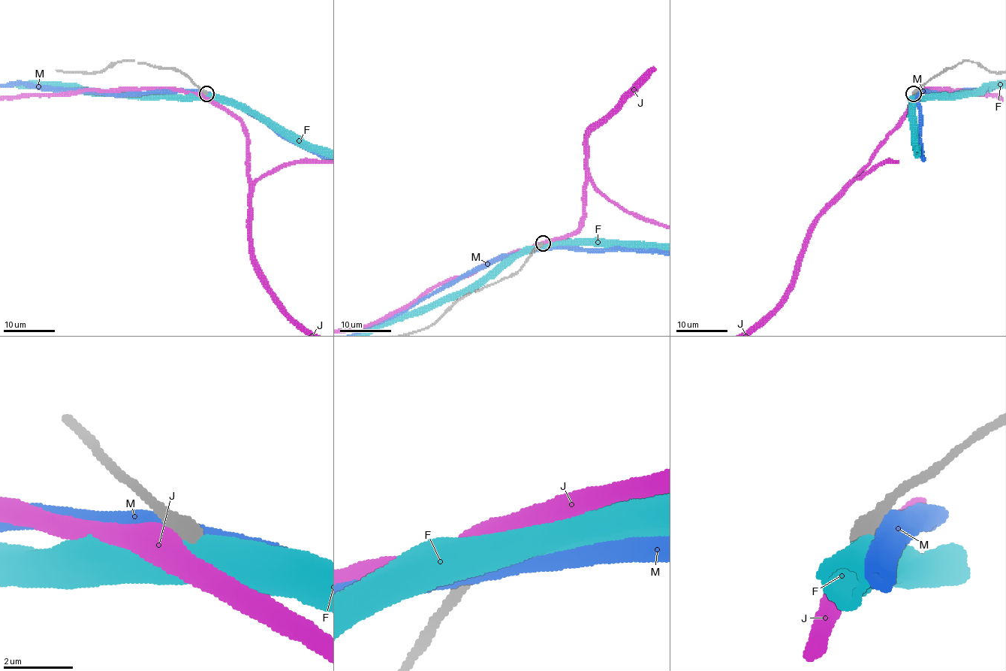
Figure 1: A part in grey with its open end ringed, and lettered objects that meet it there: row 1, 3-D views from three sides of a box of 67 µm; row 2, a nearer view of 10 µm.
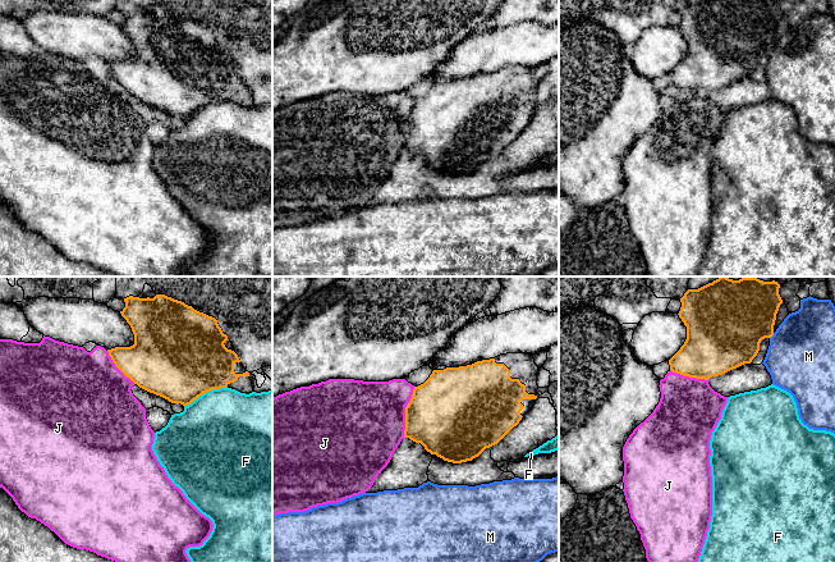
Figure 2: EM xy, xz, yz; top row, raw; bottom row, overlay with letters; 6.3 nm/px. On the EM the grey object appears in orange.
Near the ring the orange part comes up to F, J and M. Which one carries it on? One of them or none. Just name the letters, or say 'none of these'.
none of these

